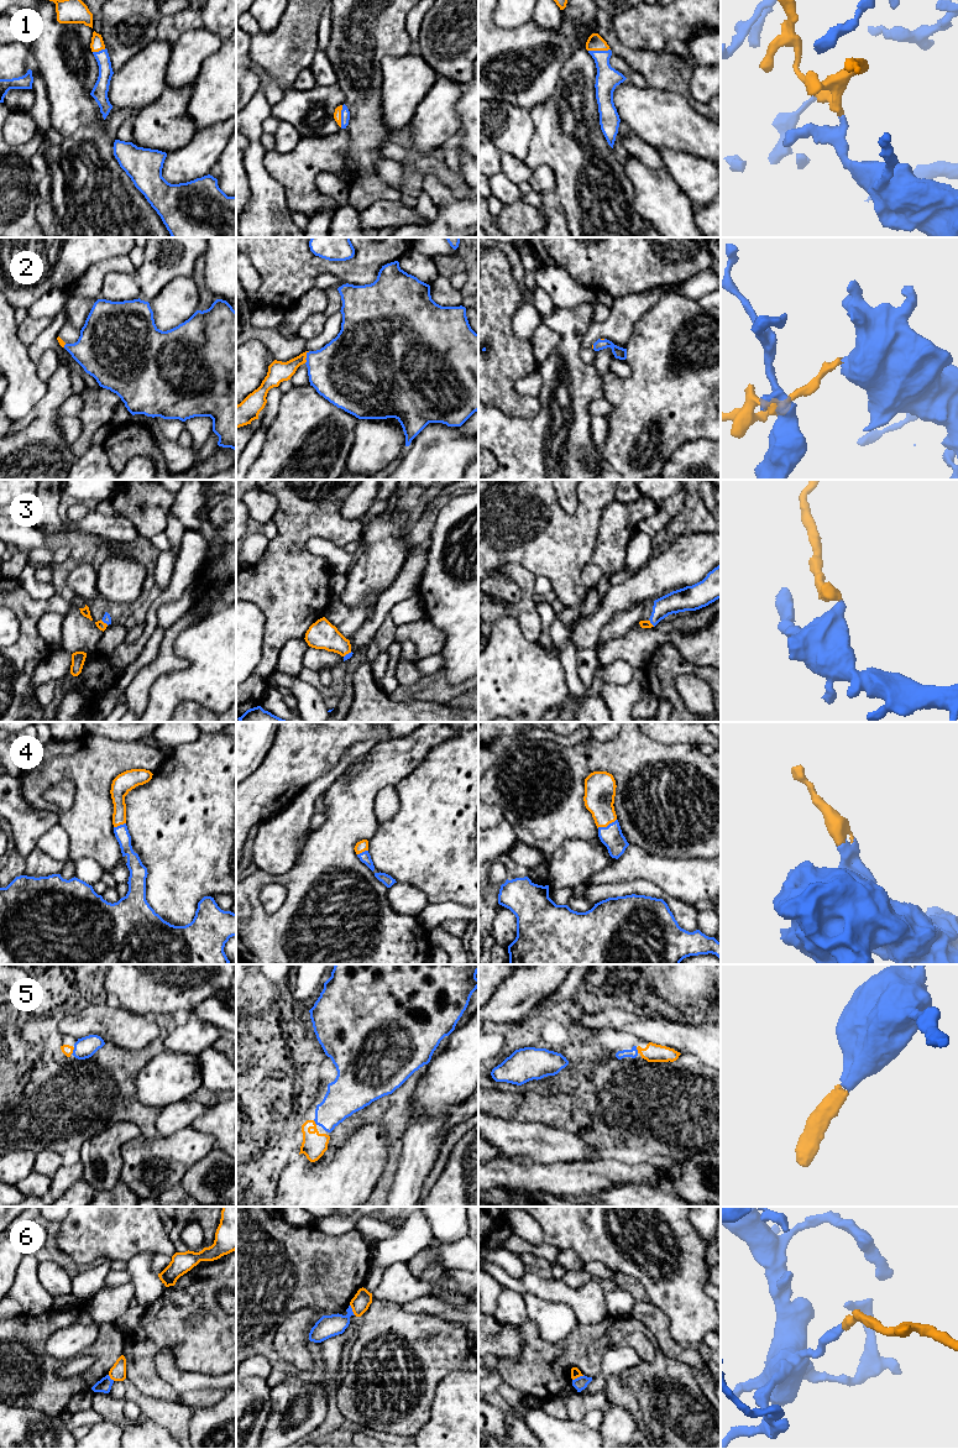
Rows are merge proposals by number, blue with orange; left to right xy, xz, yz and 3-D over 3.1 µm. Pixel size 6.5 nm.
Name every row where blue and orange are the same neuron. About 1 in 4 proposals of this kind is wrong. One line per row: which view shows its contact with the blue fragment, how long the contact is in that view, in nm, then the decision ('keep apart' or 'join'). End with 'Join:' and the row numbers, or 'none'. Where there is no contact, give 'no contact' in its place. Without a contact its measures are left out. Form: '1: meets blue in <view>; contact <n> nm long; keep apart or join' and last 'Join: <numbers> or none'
1: meets blue in xz; contact 140 nm long; join
2: meets blue in xz; contact 90 nm long; join
3: meets blue in xz; contact 70 nm long; join
4: meets blue in yz; contact 140 nm long; join
5: meets blue in xy; contact 50 nm long; join
6: meets blue in yz; contact 90 nm long; keep apart
Join: 1, 2, 3, 4, 5

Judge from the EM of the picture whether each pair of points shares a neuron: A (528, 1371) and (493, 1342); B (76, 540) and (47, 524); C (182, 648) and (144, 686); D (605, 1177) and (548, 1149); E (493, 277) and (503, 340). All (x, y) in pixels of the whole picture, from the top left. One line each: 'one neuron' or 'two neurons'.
A: two neurons
B: two neurons
C: two neurons
D: one neuron
E: one neuron

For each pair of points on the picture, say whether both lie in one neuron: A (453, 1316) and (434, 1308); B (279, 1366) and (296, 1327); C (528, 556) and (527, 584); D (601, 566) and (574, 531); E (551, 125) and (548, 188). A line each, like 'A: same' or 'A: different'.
A: same
B: different
C: different
D: different
E: different

